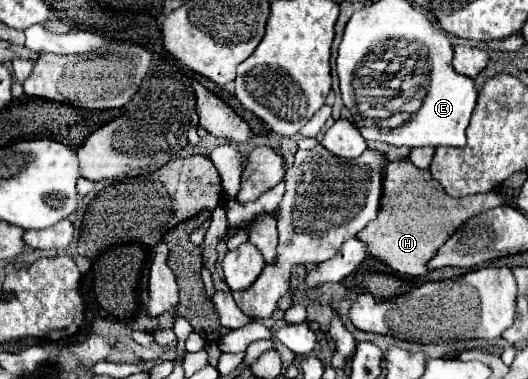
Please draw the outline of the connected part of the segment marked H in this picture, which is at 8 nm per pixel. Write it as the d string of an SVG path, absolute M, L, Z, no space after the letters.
M390 161L384 185L384 207L358 237L370 245L372 257L404 275L426 275L430 259L460 225L488 209L504 205L500 193L494 191L454 199L432 179L428 169L418 169L410 161Z

